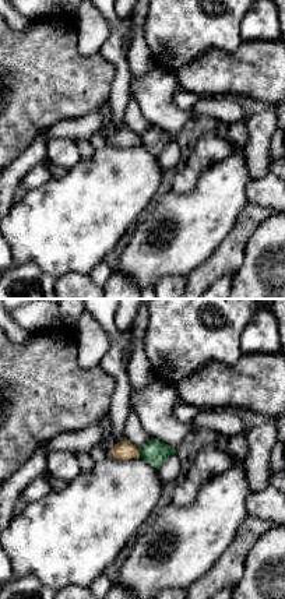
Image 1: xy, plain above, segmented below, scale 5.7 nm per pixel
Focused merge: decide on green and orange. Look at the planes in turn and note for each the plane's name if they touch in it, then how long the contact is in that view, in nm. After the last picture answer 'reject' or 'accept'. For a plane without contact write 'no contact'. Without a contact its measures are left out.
xy | 40 nm

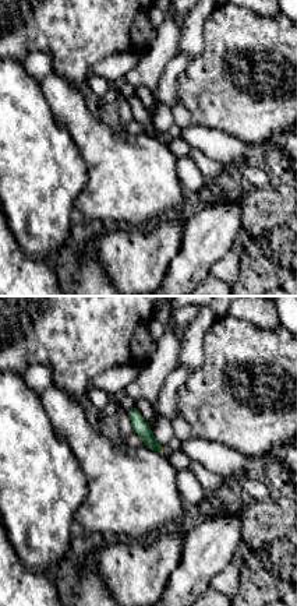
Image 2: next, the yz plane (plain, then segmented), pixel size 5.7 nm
yz | 30 nm

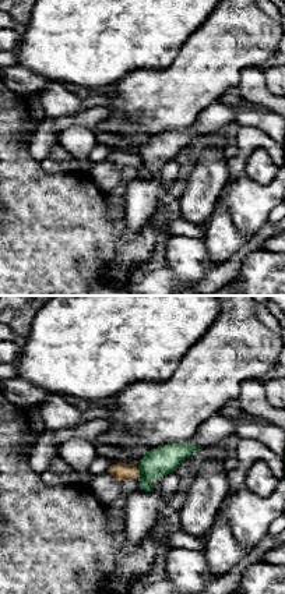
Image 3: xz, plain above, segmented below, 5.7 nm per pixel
xz | 70 nm

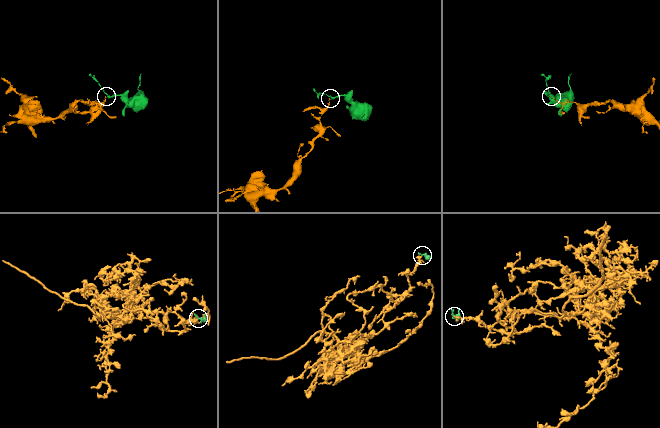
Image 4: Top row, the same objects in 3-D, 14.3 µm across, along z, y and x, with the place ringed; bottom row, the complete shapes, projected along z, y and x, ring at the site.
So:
reject

